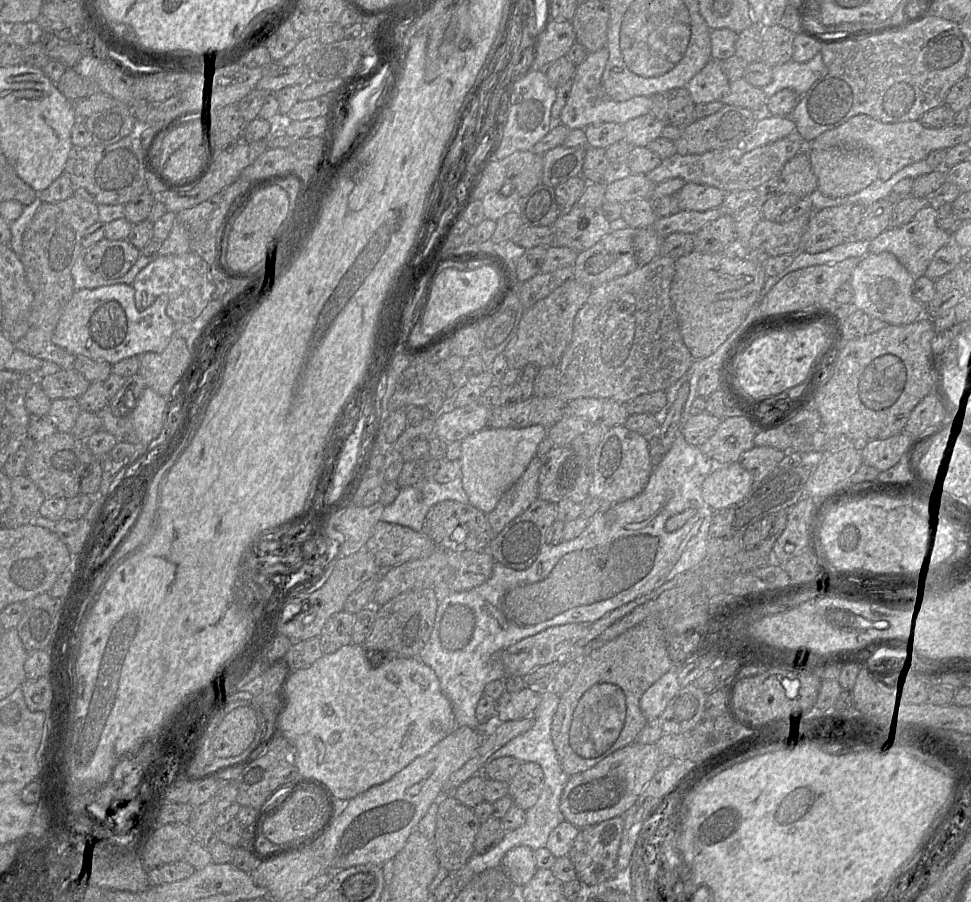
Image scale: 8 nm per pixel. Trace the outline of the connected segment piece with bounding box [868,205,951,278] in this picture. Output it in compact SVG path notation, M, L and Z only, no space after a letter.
M929 205L922 208L906 224L895 228L887 228L870 240L868 253L890 253L915 278L923 276L936 251L951 242L950 234L937 227L935 215L936 208Z

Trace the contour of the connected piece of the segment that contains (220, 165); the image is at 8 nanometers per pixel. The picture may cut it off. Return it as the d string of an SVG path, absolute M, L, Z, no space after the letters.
M241 140L235 145L223 147L221 155L199 183L182 190L164 189L160 195L154 196L155 201L161 201L167 211L174 213L196 206L237 180L241 171L252 164L266 150L266 141L246 142Z

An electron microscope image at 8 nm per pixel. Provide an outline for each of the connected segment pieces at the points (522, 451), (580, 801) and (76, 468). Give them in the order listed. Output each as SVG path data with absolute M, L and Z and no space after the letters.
M541 425L525 428L487 427L461 441L462 484L469 503L485 514L492 512L502 495L523 475L541 441L547 436L547 430Z
M632 743L611 753L594 767L570 776L561 796L565 821L580 829L625 815L661 768L661 754L656 744Z
M55 432L38 441L26 462L25 475L30 478L45 495L45 498L71 499L80 494L80 482L92 463L93 454L85 441L72 433Z

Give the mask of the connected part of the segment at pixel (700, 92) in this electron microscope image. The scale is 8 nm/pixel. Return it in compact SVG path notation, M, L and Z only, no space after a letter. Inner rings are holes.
M710 59L686 85L696 105L719 102L727 92L729 80L721 69L721 63Z

